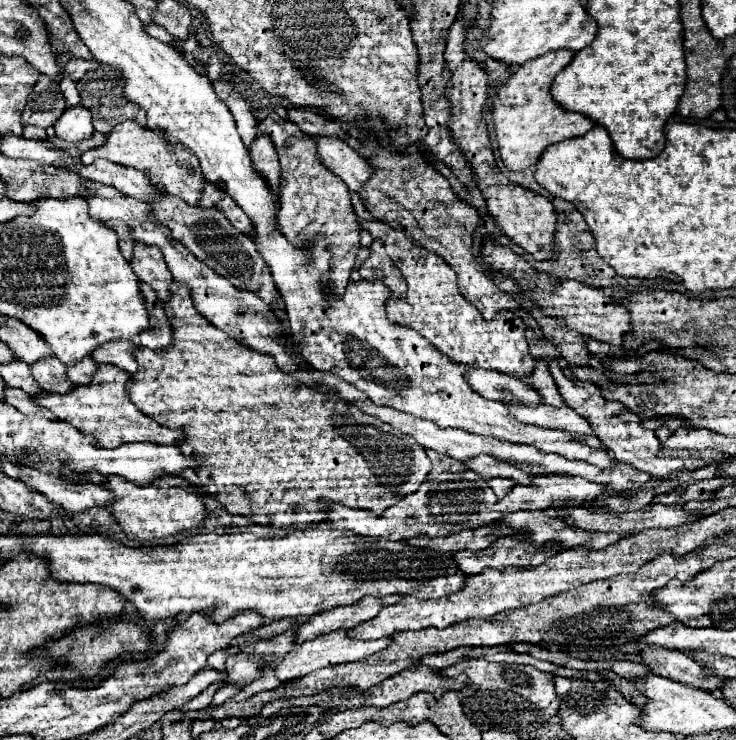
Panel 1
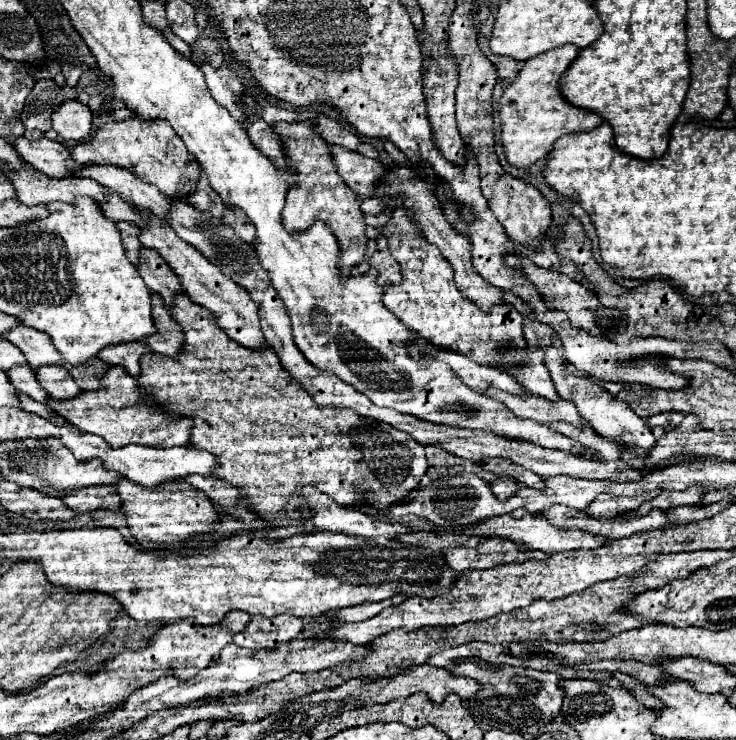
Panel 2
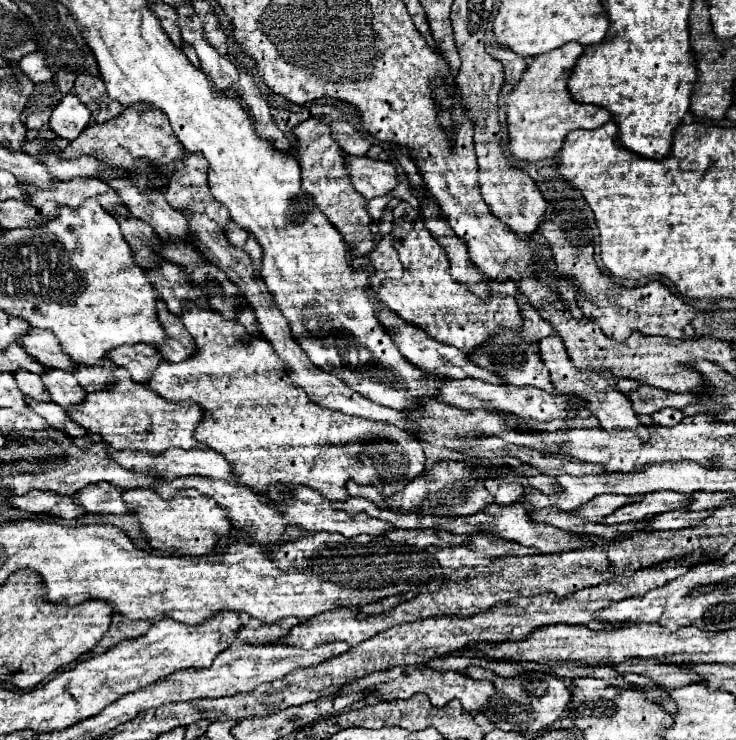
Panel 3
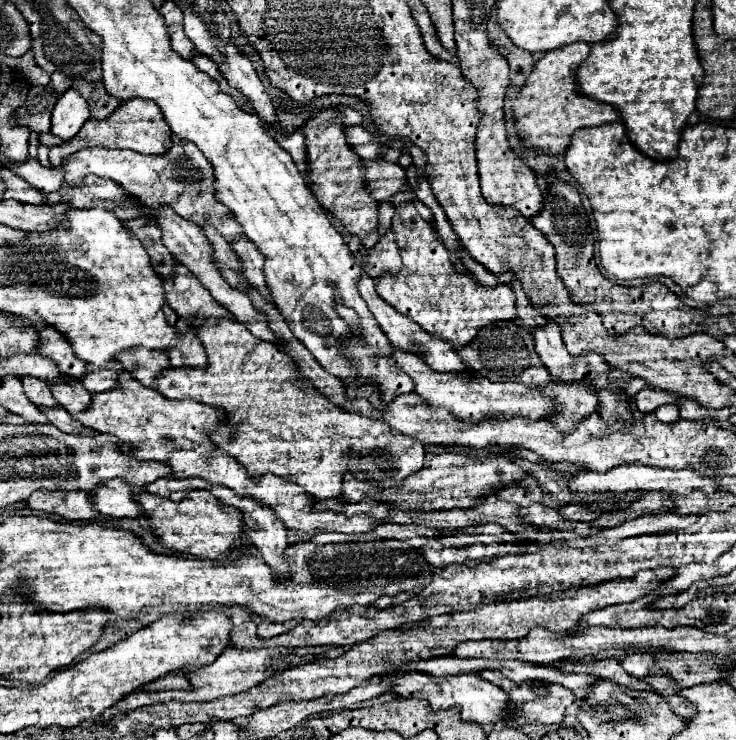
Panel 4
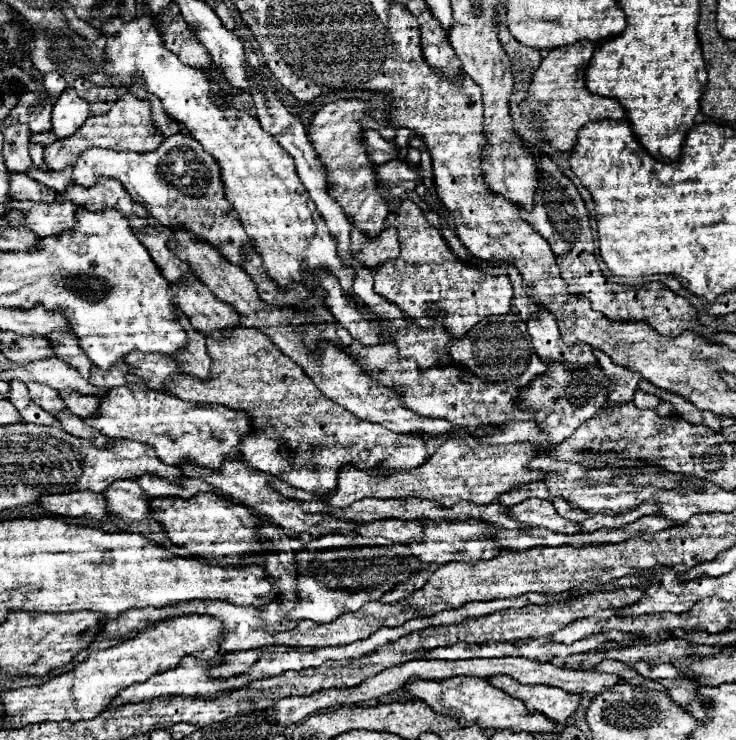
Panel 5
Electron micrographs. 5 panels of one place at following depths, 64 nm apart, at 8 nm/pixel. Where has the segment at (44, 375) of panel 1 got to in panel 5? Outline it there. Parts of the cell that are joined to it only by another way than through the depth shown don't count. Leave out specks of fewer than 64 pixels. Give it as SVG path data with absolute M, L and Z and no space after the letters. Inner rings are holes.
M58 392L60 398L64 398L66 408L82 418L92 416L98 410L98 396L88 396L80 392Z

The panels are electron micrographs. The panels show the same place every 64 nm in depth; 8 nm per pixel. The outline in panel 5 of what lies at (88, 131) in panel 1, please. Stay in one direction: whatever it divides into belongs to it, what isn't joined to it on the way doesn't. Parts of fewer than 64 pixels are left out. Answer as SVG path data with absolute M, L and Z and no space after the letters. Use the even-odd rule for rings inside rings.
M66 88L52 110L52 132L56 138L68 138L84 124L88 116L90 112L86 100L82 100L74 88Z

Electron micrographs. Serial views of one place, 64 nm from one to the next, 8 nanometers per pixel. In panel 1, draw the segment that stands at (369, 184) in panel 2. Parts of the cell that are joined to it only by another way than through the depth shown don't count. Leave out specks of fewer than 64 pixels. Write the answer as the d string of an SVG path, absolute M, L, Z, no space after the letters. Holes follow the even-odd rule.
M314 136L314 140L318 150L318 160L330 172L342 178L352 192L358 192L362 184L372 176L372 166L340 138Z

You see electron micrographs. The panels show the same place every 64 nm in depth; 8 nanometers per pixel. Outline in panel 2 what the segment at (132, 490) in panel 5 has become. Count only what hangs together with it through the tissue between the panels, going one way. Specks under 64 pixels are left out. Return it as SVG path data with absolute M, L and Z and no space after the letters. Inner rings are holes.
M88 486L70 494L60 494L58 498L74 512L94 512L94 510L120 510L120 496L112 486Z

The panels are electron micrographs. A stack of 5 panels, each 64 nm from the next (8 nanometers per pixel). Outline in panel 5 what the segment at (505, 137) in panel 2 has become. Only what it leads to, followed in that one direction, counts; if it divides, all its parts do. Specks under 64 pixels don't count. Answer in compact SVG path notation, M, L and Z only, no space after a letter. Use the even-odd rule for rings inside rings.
M578 42L572 46L562 46L550 50L540 66L532 74L532 82L528 88L528 94L524 98L522 114L528 120L542 118L542 132L544 132L544 142L548 142L554 150L558 152L570 152L576 144L576 132L596 120L624 120L626 112L614 98L604 98L604 96L594 96L588 92L584 84L584 70L594 54L594 44L592 42Z

